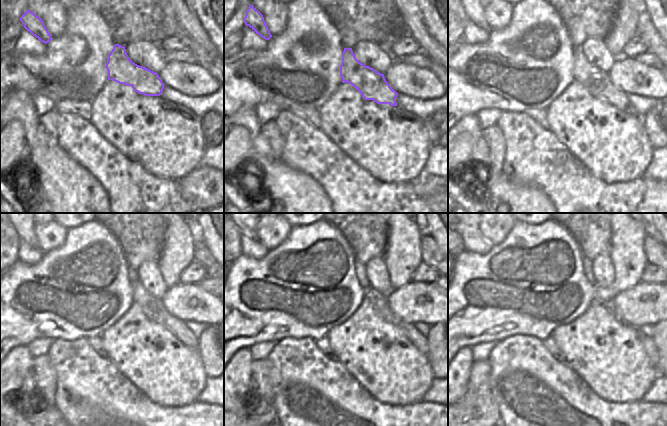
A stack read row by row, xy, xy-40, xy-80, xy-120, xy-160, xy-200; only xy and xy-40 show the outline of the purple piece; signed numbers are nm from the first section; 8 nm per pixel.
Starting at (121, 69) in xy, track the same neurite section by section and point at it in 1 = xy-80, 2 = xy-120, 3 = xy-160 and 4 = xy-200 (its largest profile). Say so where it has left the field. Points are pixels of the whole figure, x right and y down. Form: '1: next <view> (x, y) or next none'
1: next xy-80 (597, 83)
2: next xy-120 (152, 307)
3: next xy-160 (380, 304)
4: next xy-200 (649, 347)

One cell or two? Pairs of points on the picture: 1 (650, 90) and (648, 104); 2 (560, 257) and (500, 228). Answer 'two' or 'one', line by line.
1: two
2: two

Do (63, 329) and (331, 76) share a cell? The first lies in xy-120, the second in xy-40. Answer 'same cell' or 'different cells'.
same cell

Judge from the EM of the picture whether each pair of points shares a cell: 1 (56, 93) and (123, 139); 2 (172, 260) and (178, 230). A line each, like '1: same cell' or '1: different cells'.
1: different cells
2: same cell

